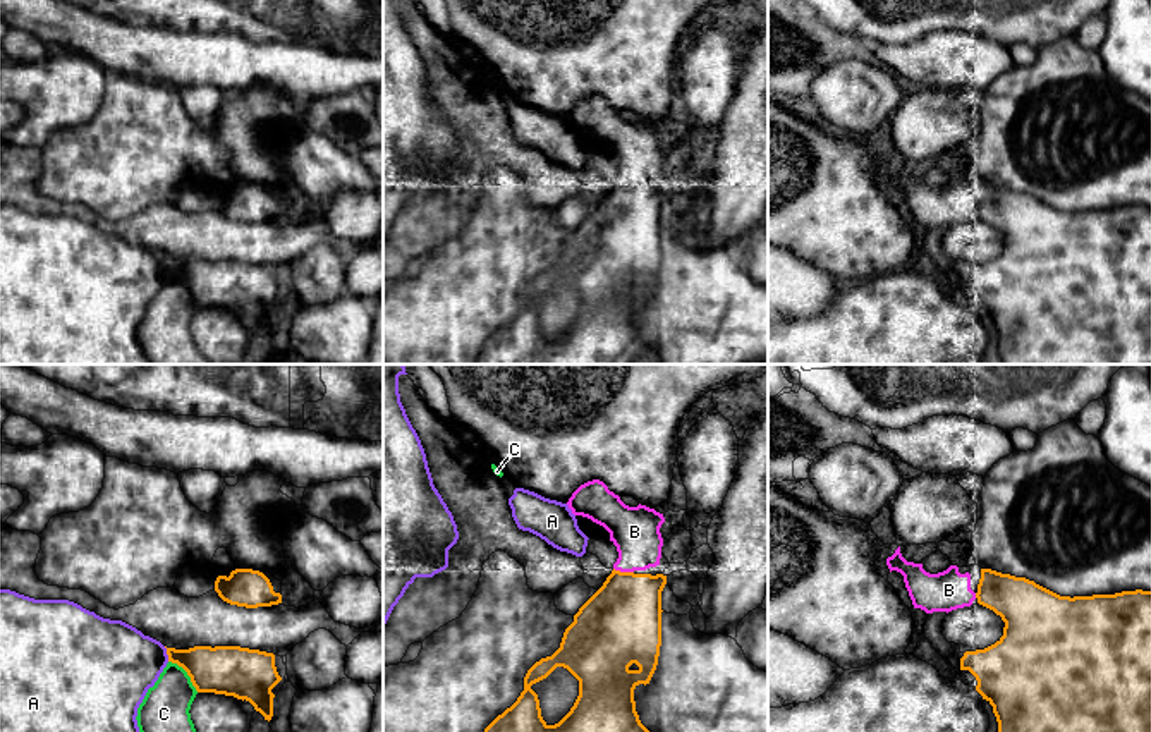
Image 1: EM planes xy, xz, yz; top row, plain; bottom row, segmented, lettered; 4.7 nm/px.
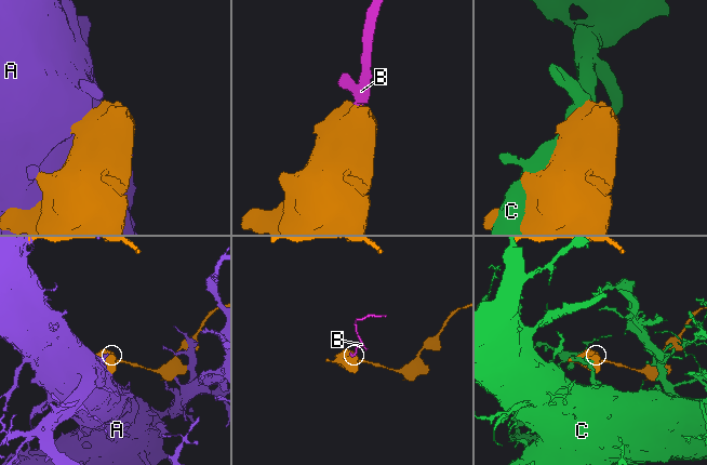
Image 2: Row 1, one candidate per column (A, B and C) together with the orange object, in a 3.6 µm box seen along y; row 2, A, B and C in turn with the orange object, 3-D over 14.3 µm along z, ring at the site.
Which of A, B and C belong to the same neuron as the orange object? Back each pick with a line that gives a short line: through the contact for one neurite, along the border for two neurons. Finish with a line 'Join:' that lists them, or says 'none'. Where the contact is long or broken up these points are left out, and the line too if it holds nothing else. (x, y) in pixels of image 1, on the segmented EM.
Join: B

